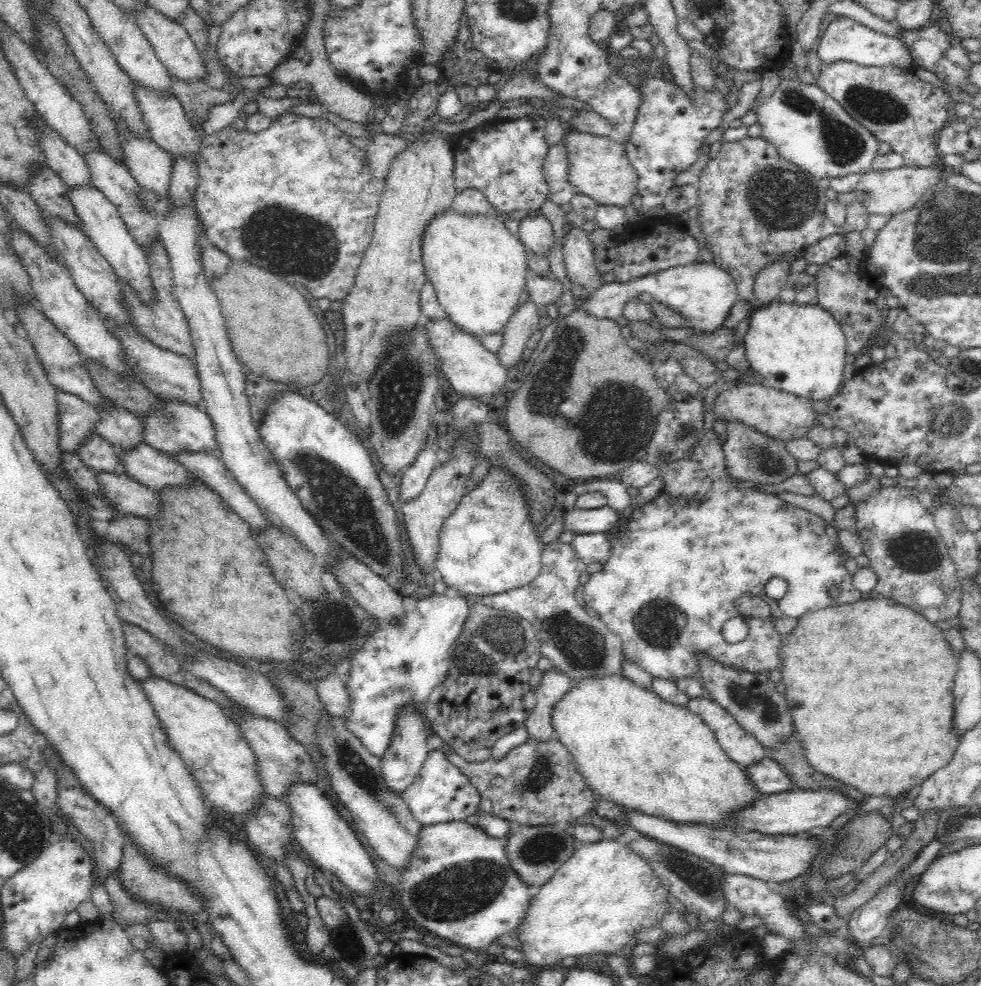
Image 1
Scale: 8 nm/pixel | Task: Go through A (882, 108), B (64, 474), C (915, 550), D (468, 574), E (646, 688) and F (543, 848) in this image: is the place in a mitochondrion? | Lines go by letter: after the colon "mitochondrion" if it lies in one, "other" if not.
A: mitochondrion
B: other
C: mitochondrion
D: other
E: other
F: mitochondrion

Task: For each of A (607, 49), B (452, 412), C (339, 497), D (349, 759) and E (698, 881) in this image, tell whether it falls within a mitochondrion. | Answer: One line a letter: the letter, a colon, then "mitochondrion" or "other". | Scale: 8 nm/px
A: other
B: other
C: mitochondrion
D: mitochondrion
E: mitochondrion

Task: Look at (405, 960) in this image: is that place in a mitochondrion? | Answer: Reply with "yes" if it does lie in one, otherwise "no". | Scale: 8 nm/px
no

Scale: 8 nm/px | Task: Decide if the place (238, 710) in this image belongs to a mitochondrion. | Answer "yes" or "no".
no

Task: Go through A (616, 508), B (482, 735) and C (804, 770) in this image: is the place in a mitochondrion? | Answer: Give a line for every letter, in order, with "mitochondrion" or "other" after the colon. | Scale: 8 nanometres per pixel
A: other
B: other
C: other

